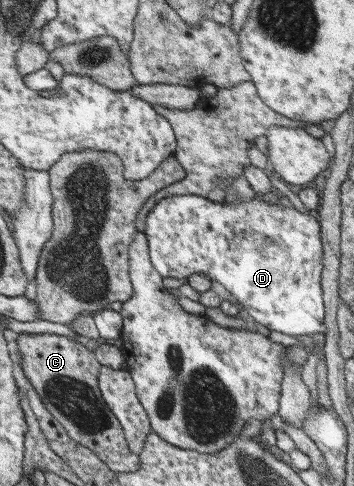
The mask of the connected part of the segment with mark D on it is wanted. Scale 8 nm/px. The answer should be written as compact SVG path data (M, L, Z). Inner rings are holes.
M190 194L167 196L153 206L145 218L142 234L147 238L151 263L162 276L187 278L190 274L205 274L219 282L236 299L240 309L245 310L256 323L288 336L303 340L314 332L324 334L322 324L323 290L320 290L320 270L323 265L323 246L320 246L318 222L310 215L295 209L262 204L258 196L244 202L213 203L196 199Z

